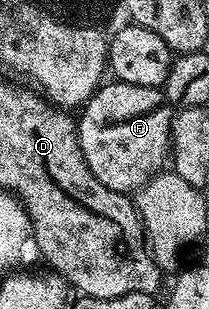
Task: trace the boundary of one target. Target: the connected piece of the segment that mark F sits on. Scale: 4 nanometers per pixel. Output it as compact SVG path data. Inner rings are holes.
M108 80L97 89L96 93L83 103L78 114L78 133L82 156L86 156L86 164L90 172L106 188L116 190L119 194L135 192L148 183L158 173L161 173L163 164L170 154L172 140L172 119L174 110L164 103L163 89L155 86L139 86Z

